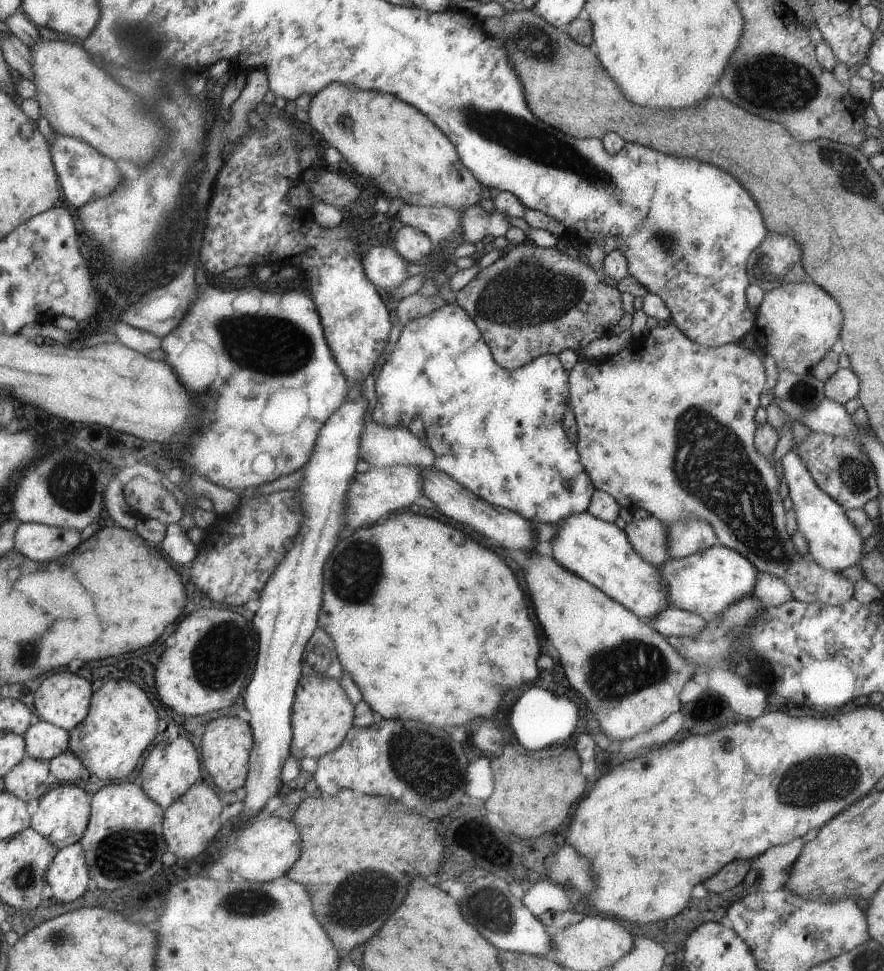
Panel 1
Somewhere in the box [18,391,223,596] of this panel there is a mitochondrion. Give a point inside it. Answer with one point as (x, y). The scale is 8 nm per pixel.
(71, 480)

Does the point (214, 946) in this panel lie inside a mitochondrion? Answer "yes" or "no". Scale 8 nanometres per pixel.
no

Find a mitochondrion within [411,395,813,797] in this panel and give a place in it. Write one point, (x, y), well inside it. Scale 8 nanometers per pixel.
(702, 446)

